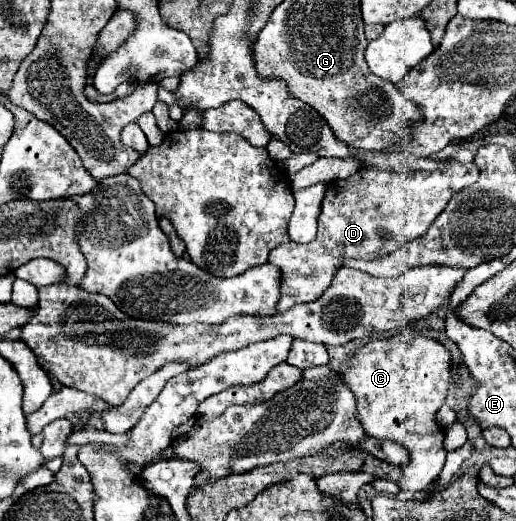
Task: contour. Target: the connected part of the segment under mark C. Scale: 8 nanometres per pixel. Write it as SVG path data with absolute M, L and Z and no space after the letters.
M394 335L388 339L368 341L364 347L356 349L348 359L348 369L340 373L346 387L356 397L356 419L362 423L364 433L376 439L390 439L400 443L410 451L410 465L404 471L404 479L400 481L402 489L422 491L426 489L442 471L446 449L444 449L444 429L436 423L436 413L444 405L448 395L448 379L450 379L450 353L442 343L422 337L422 335Z

